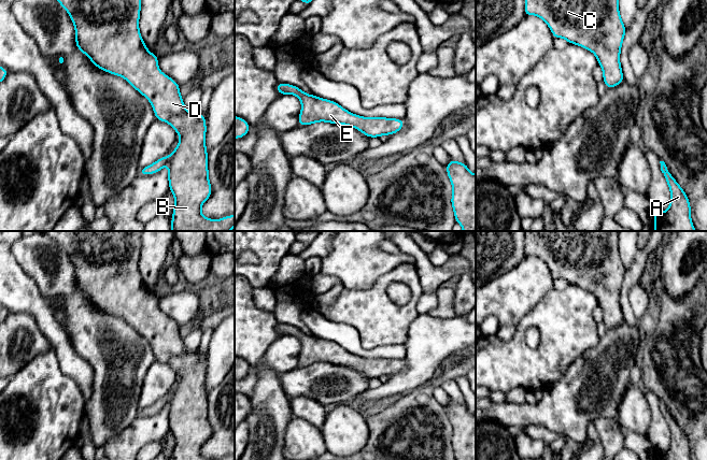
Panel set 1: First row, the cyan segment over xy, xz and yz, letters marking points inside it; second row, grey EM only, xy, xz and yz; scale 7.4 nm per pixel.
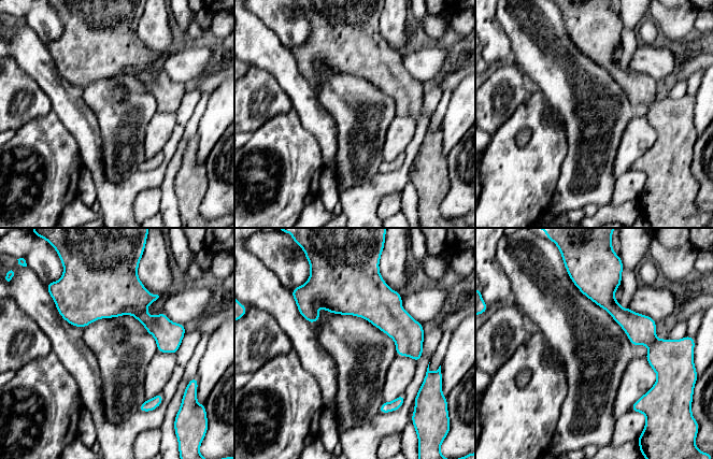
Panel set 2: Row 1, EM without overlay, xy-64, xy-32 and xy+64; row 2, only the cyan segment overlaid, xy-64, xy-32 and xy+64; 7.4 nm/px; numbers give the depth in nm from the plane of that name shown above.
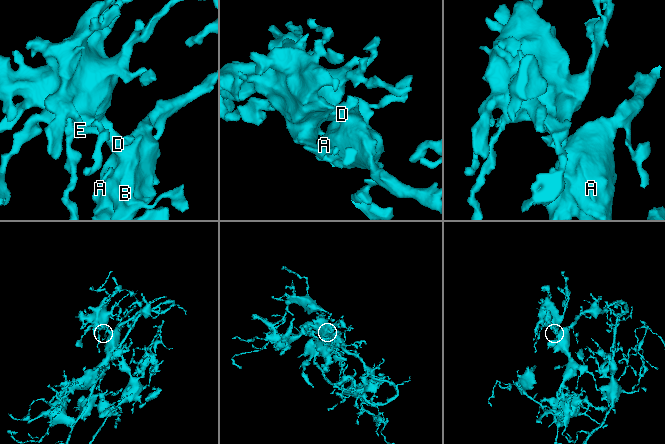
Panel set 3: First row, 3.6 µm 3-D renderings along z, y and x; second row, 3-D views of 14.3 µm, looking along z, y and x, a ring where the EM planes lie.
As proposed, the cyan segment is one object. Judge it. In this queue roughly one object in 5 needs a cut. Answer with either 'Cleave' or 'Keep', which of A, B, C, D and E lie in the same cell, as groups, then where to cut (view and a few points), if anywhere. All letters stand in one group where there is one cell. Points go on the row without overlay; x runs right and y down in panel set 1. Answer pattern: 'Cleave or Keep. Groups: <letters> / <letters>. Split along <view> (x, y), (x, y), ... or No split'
Keep. Groups: A B C D E. No split

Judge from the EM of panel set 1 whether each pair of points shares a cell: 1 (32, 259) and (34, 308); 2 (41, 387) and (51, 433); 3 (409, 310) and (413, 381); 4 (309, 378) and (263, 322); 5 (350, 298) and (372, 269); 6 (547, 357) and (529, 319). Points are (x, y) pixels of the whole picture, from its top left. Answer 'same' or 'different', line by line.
1: different
2: same
3: different
4: different
5: different
6: same

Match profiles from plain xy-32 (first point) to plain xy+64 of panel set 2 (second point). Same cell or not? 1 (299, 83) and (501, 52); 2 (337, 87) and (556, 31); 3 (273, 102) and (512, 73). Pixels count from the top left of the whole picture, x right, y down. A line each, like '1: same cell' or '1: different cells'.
1: same cell
2: same cell
3: same cell

